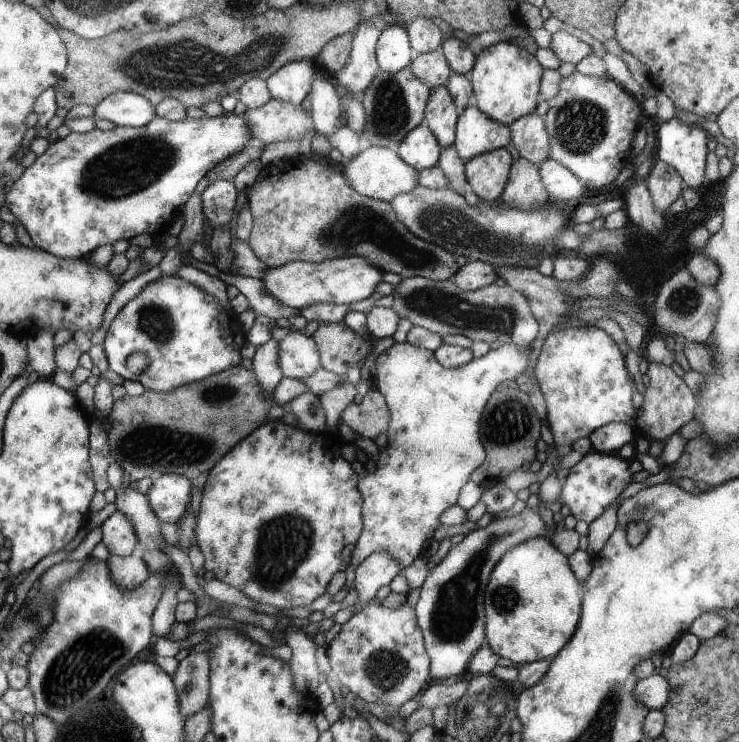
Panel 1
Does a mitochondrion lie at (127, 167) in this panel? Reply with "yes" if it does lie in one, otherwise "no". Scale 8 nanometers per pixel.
yes

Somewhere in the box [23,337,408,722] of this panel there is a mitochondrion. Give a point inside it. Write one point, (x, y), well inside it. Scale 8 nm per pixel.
(75, 668)

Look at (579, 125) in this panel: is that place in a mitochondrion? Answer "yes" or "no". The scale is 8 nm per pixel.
yes

